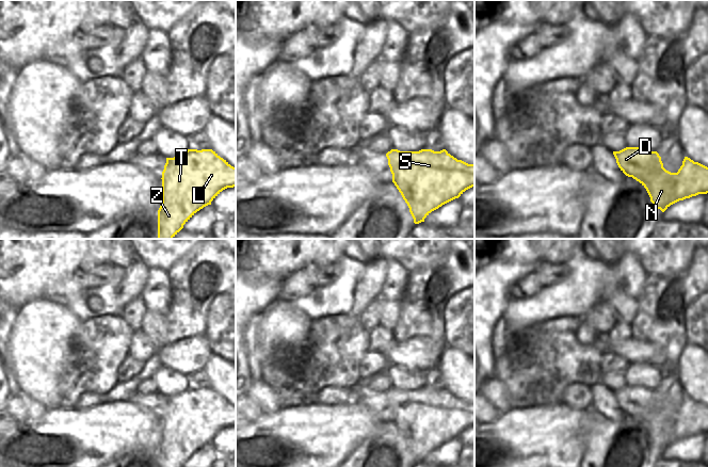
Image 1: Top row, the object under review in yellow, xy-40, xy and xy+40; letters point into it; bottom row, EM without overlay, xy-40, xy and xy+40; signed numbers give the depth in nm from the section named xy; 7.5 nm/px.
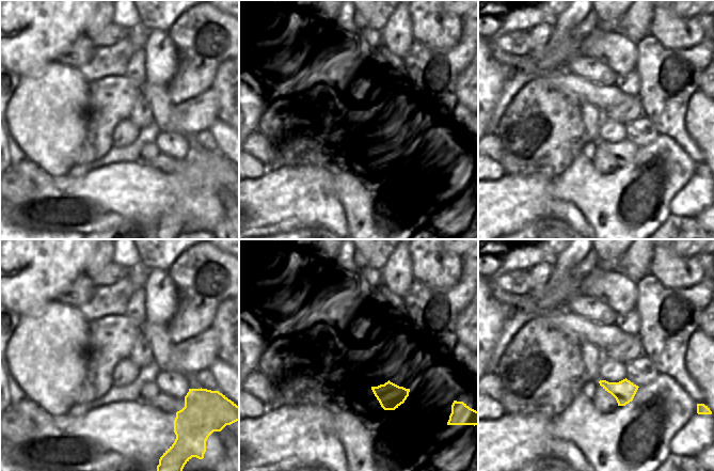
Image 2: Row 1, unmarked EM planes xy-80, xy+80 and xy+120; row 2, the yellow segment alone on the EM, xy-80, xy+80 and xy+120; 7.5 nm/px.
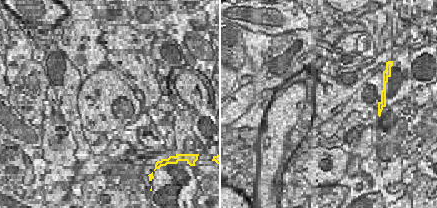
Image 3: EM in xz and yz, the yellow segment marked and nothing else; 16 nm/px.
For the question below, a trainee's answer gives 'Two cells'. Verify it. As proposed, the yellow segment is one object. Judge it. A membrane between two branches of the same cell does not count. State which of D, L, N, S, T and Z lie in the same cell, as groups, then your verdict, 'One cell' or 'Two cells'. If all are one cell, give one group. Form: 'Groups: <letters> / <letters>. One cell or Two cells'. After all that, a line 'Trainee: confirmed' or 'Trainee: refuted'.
Groups: D L N S T Z. One cell.
Trainee: refuted

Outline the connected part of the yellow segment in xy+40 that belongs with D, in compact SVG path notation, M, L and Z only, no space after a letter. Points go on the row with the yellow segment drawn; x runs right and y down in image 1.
M626 147L620 151L613 151L613 155L621 171L639 181L646 189L655 208L662 212L679 200L708 193L708 167L688 157L685 157L677 173L671 173L663 167L661 157L657 151Z

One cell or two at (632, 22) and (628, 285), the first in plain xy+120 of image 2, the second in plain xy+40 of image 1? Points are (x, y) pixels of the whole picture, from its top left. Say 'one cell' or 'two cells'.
one cell

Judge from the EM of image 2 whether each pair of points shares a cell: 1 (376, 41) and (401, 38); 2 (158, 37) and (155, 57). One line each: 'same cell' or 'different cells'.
1: different cells
2: same cell

